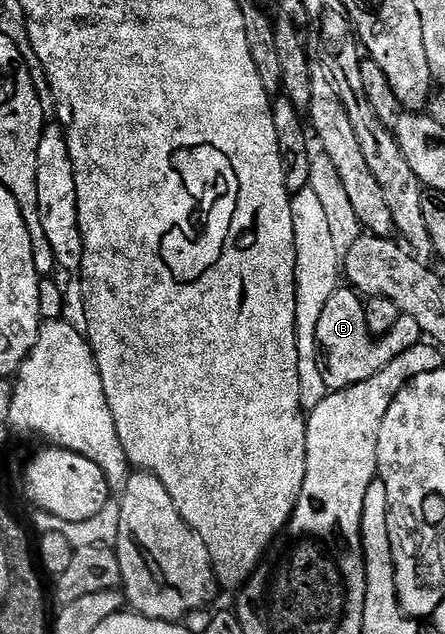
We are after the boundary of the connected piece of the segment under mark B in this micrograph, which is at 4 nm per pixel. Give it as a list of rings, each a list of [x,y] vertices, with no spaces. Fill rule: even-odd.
[[[338,288],[334,296],[326,304],[322,317],[318,319],[316,345],[320,360],[322,380],[326,380],[329,391],[350,388],[354,384],[362,384],[362,380],[370,380],[377,372],[382,372],[394,356],[402,356],[409,348],[414,348],[422,340],[422,332],[418,328],[418,320],[414,316],[401,314],[398,324],[390,328],[390,332],[374,335],[366,326],[365,299],[351,288]]]

